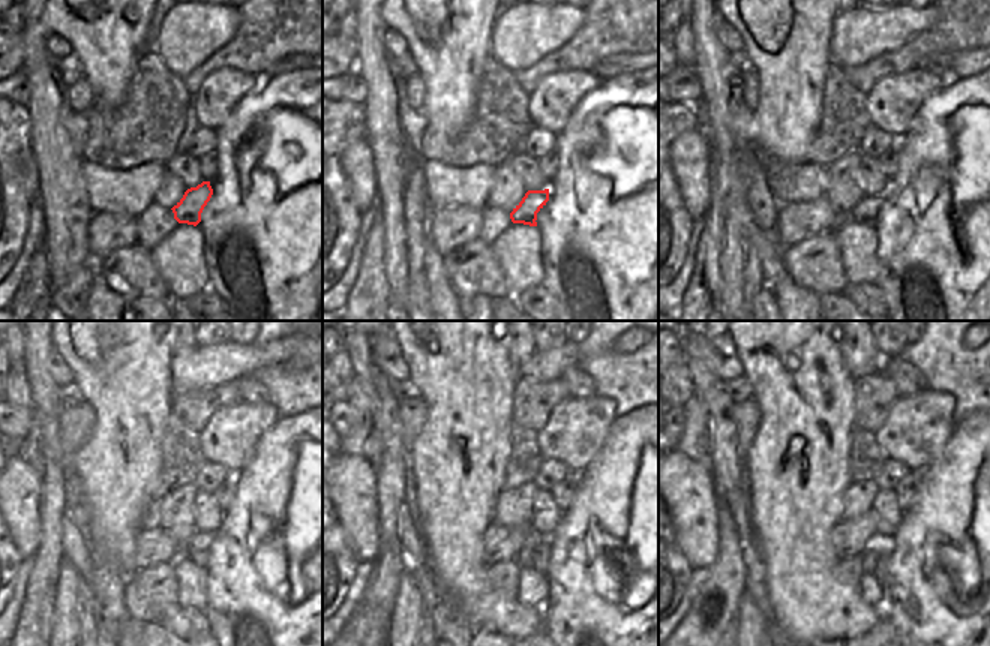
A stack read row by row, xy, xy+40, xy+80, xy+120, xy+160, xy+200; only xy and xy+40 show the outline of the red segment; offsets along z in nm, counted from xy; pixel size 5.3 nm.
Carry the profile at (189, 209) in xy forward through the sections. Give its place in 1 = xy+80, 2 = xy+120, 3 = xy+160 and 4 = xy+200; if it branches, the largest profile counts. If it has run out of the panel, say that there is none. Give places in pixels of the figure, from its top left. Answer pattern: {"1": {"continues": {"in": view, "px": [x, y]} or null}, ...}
{"1": {"continues": {"in": "xy+80", "px": [869, 207]}}, "2": {"continues": {"in": "xy+120", "px": [197, 546]}}, "3": {"continues": {"in": "xy+160", "px": [539, 544]}}, "4": {"continues": {"in": "xy+200", "px": [881, 571]}}}

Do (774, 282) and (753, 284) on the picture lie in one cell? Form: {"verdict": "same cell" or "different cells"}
{"verdict": "different cells"}

